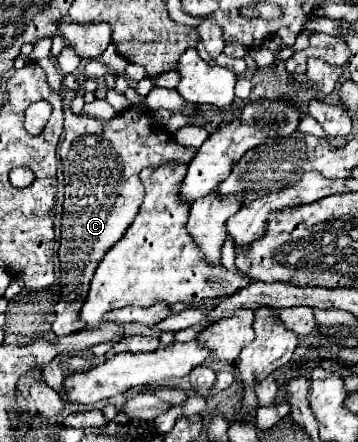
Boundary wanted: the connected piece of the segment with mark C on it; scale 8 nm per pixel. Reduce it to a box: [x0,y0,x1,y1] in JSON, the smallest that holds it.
[55,107,195,335]

